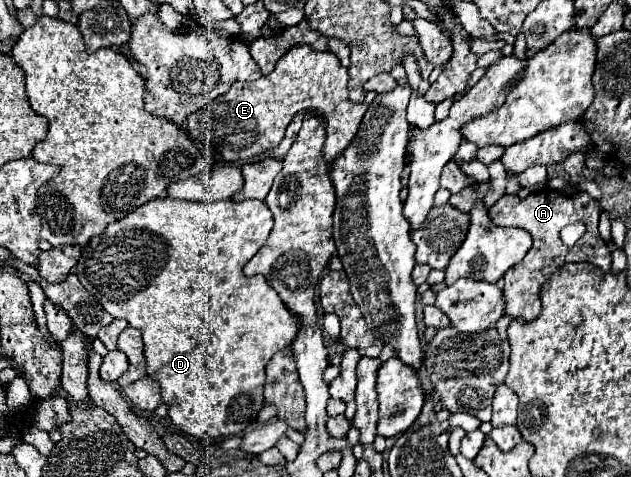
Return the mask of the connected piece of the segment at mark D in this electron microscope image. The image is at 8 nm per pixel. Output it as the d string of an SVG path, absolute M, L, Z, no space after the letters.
M165 197L165 199L151 199L145 205L137 207L133 213L129 213L127 217L123 217L115 223L109 223L101 235L93 237L85 247L81 247L81 257L75 265L75 273L81 281L81 285L87 289L89 295L93 295L103 305L103 309L109 315L125 319L131 327L141 331L143 343L145 343L147 375L159 383L163 403L169 407L169 417L175 423L175 427L189 435L221 439L221 437L243 433L247 429L247 425L251 425L257 419L257 415L265 403L263 385L265 385L267 363L271 361L271 357L277 351L283 351L285 347L289 347L301 329L299 317L287 311L287 307L281 301L281 297L277 295L277 291L273 291L271 283L263 275L247 277L243 273L243 265L259 251L259 247L269 237L271 229L273 229L273 215L271 215L269 207L265 205L265 201L249 199L249 201L237 203L237 201L227 199L227 201L215 201L215 203L191 203L191 201L175 201L175 199Z

